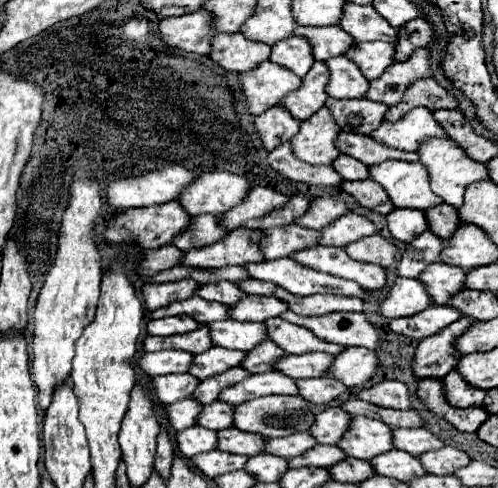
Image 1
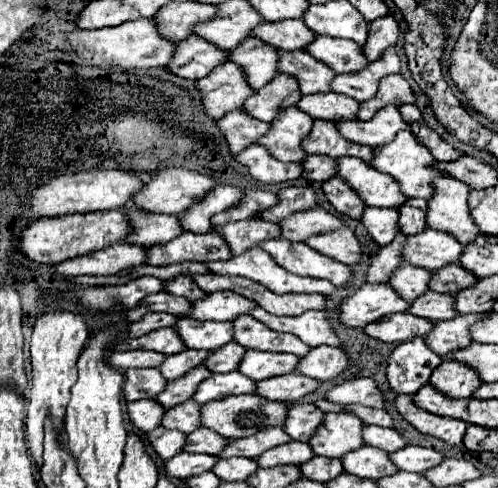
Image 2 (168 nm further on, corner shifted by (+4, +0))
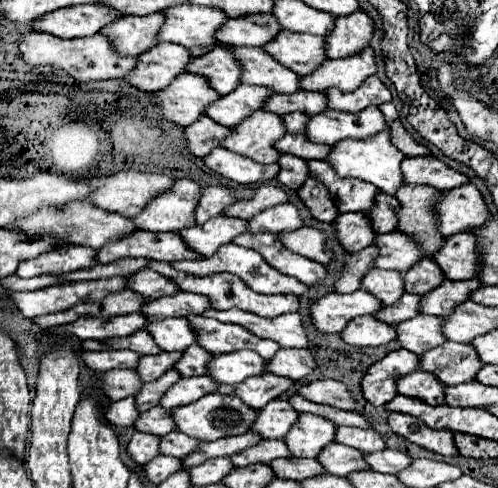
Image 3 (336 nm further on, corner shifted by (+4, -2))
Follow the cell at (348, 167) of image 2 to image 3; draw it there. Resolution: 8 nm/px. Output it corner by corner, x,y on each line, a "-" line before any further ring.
308,161
308,171
310,177
326,185
340,213
368,211
374,205
374,197
378,193
374,185
360,179
342,179
334,173
332,165
324,161

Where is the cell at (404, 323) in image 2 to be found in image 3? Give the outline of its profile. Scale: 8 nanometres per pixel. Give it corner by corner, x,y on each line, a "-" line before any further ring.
372,315
352,319
340,331
342,341
348,345
354,345
354,347
378,347
378,345
394,341
394,335
396,335
396,331
392,325
380,323

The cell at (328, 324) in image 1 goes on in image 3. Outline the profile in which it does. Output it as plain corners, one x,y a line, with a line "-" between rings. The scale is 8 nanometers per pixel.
228,309
228,311
206,311
206,317
218,319
222,323
234,323
246,327
250,333
276,341
282,347
308,347
308,337
302,327
302,317
298,313
284,313
274,319
250,315
248,311

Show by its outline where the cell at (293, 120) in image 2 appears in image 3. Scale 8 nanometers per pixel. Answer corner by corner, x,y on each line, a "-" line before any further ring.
254,111
250,119
232,127
232,133
220,143
220,147
250,157
256,163
276,163
280,153
274,149
274,141
282,135
286,135
284,123
276,113

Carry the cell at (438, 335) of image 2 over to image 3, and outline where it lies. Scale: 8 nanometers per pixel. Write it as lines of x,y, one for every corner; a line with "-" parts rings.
416,315
414,319
408,319
406,323
396,323
394,329
398,331
396,343
408,351
414,351
416,355
422,355
424,351
438,347
446,339
442,337
442,317
432,315

